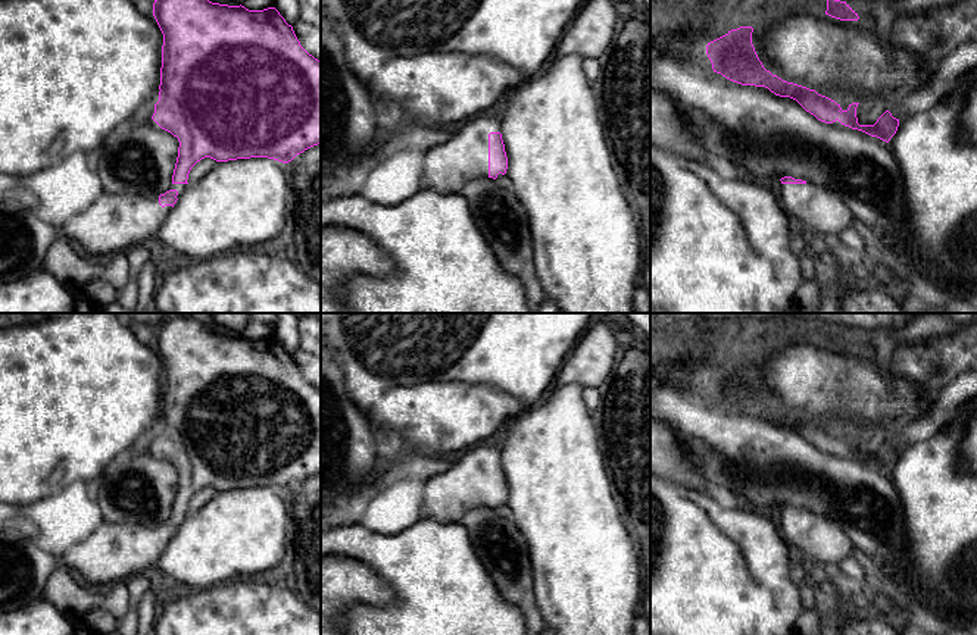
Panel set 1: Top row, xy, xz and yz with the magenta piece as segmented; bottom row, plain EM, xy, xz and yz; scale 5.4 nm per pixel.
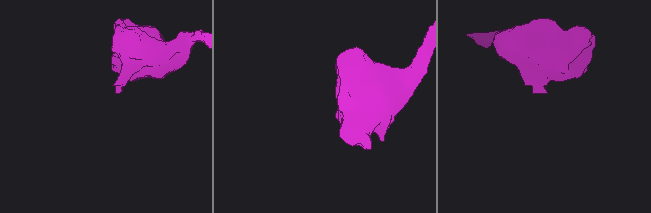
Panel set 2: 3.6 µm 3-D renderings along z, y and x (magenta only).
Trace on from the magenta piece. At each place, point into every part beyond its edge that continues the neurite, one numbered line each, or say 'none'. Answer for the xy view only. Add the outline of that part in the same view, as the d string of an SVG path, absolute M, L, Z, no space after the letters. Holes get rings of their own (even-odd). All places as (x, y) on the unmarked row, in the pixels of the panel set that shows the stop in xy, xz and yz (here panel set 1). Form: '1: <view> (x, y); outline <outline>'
1: xy (115, 551); outline M102 522L85 539L68 548L59 563L90 584L115 584L150 573L171 539L172 535L159 534L159 525Z

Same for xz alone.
1: xz (448, 496); outline M481 444L444 473L427 479L421 519L449 523L459 520L471 509L488 507L490 462L502 462L502 450Z

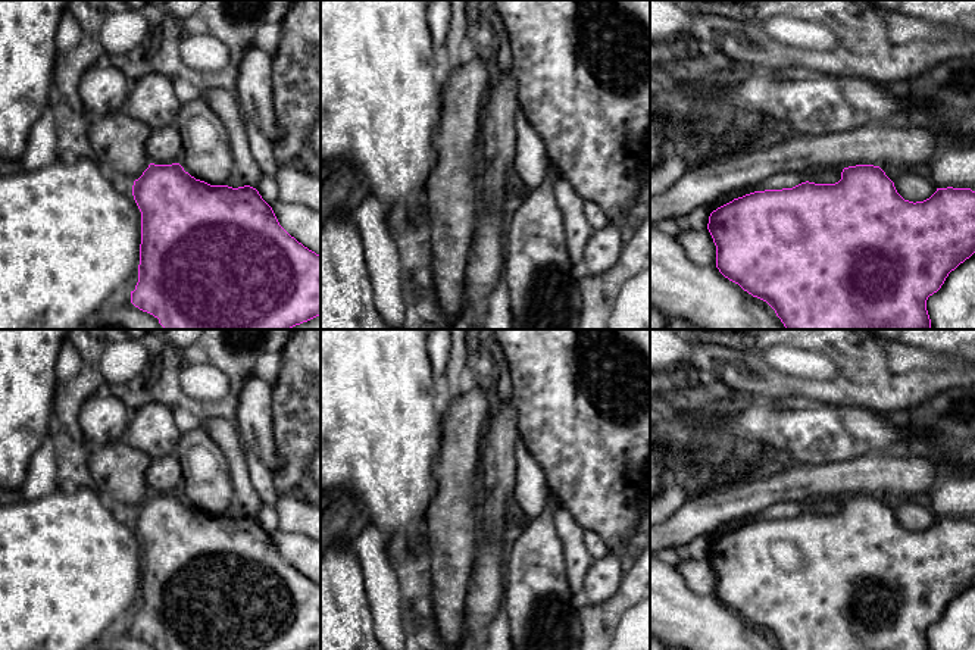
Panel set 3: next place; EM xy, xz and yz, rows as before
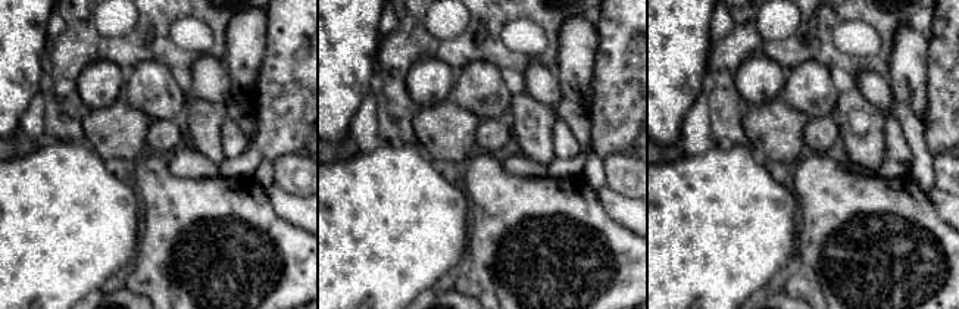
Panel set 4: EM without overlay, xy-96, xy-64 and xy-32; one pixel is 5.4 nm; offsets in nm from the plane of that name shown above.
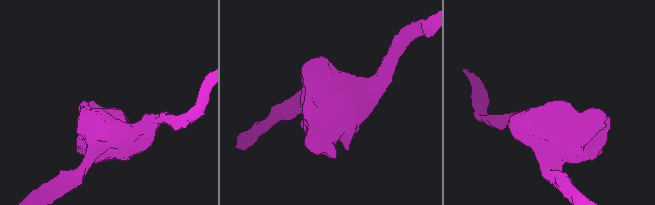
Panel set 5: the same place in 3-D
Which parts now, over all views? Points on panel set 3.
none

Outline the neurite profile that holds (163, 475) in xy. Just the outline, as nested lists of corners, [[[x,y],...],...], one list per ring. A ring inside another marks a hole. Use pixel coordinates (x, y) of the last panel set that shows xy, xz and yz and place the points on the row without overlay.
[[[176,453],[151,459],[146,471],[149,490],[154,494],[179,493],[182,479],[182,468]]]

